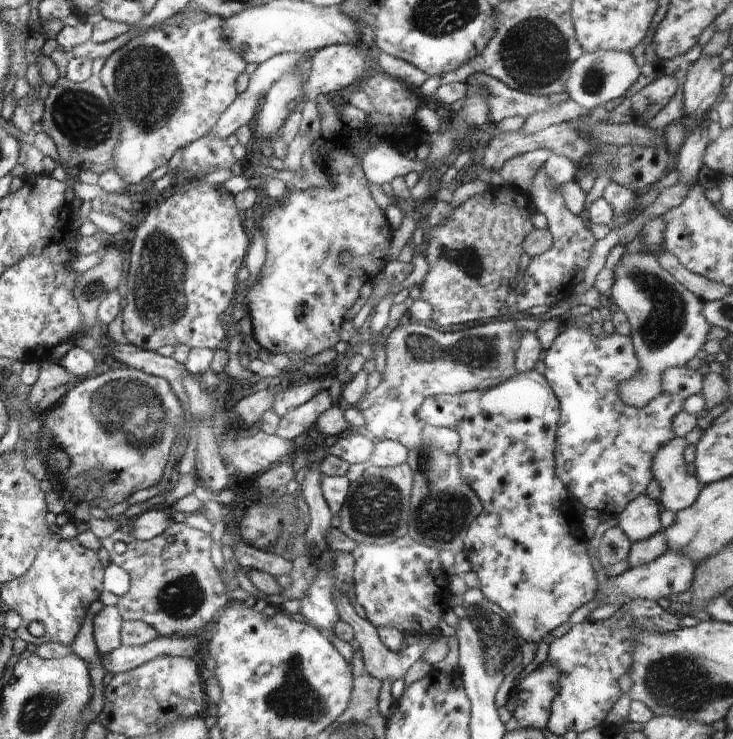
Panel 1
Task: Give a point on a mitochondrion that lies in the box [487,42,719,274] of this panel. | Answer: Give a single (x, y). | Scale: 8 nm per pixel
(594, 78)

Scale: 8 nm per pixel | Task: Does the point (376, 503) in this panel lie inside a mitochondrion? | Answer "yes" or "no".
yes

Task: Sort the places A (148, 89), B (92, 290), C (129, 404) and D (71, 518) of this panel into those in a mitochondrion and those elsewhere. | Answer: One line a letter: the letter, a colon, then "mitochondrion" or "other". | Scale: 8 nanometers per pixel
A: mitochondrion
B: mitochondrion
C: mitochondrion
D: other

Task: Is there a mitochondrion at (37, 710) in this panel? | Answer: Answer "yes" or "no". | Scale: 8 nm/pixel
yes

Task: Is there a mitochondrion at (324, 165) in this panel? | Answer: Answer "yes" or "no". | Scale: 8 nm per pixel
no

